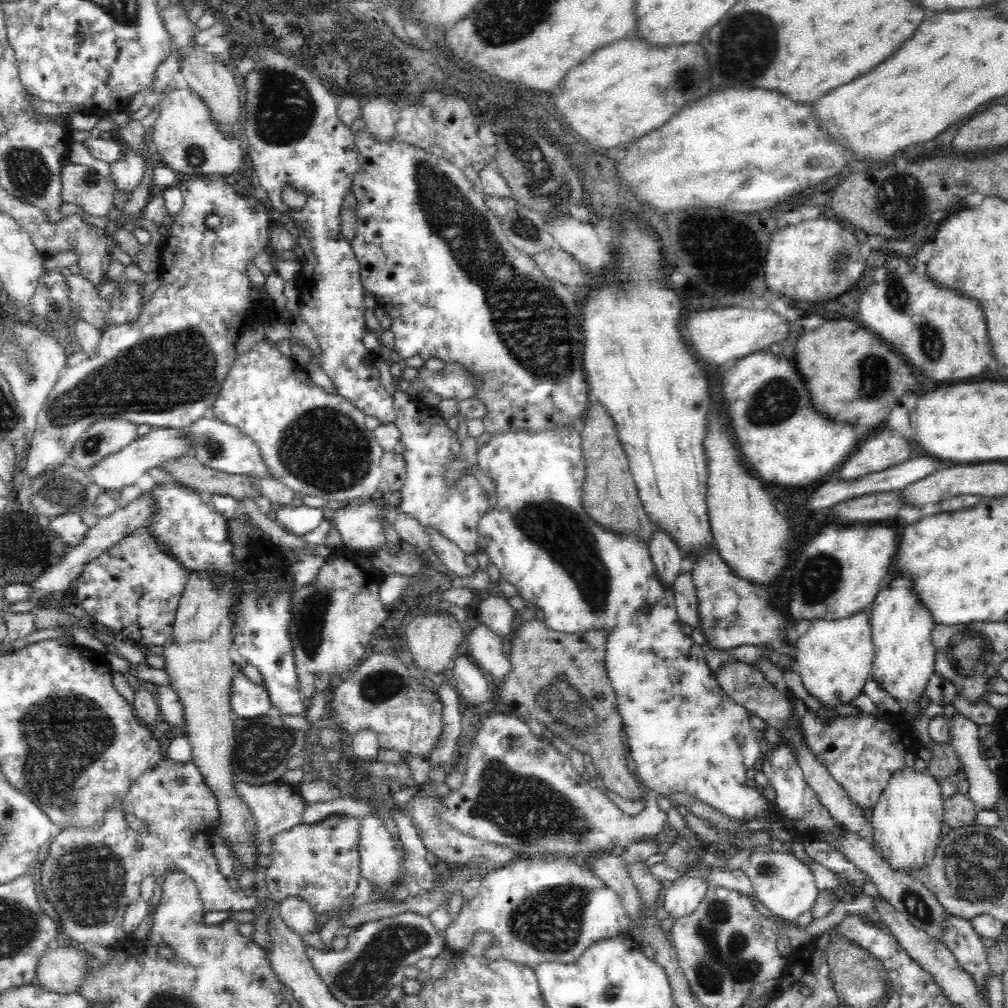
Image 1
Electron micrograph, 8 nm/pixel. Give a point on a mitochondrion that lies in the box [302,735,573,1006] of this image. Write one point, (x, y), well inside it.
(372, 966)

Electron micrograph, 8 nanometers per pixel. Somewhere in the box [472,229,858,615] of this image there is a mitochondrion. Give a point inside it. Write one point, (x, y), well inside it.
(778, 401)

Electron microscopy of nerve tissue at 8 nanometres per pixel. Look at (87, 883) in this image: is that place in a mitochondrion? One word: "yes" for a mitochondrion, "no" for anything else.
yes

